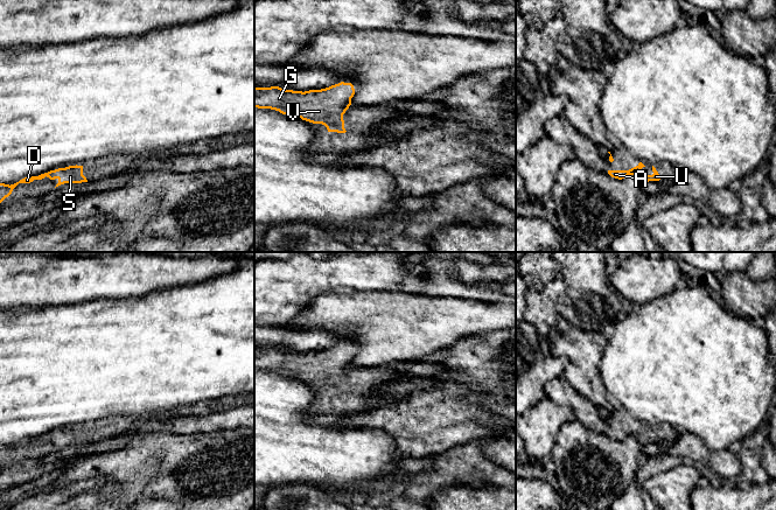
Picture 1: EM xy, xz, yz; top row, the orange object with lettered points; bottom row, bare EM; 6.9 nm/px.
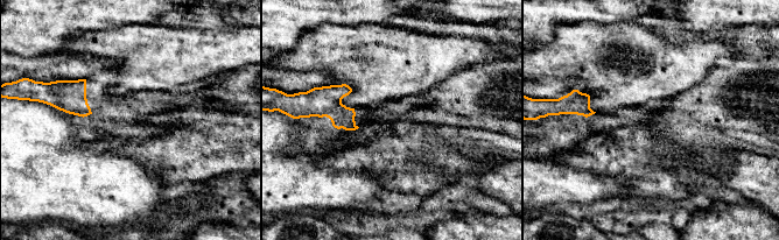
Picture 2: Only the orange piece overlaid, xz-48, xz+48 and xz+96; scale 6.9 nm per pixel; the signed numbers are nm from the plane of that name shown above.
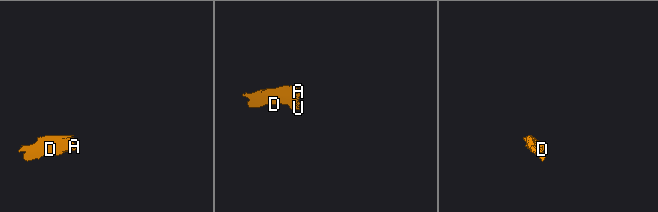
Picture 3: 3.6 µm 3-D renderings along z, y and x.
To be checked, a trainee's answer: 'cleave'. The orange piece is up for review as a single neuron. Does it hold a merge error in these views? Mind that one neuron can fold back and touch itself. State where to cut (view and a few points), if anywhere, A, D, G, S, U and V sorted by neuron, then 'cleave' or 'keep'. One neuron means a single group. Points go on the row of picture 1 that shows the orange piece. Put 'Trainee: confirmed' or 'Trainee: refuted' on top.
Trainee: refuted
cut none; groups A D G S U V; keep

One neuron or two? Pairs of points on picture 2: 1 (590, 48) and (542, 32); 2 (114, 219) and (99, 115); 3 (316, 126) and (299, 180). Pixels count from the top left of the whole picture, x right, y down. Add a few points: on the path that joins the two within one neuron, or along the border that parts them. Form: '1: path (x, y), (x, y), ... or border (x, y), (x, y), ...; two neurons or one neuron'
1: border (579, 22), (561, 25), (548, 42), (534, 43); two neurons
2: border (92, 114), (103, 124); two neurons
3: border (303, 154), (310, 156); two neurons

